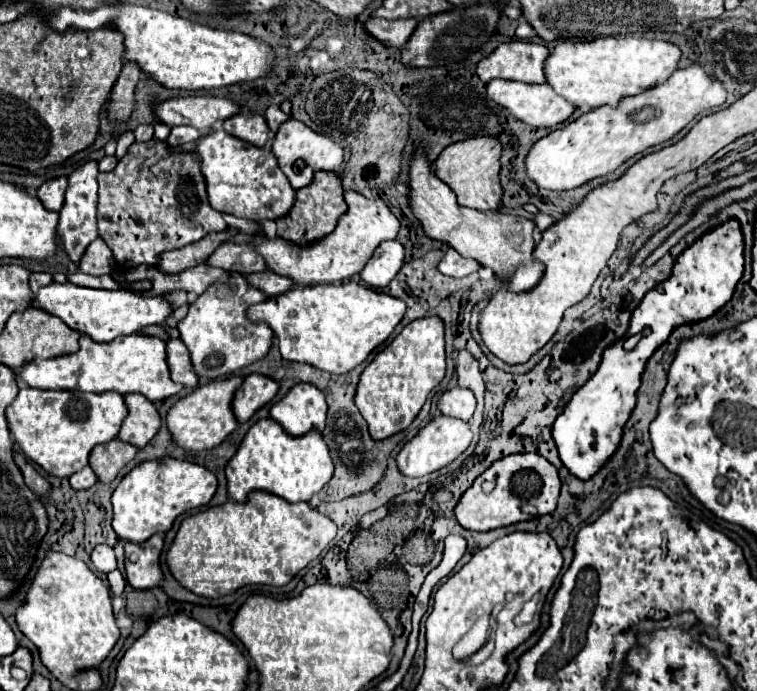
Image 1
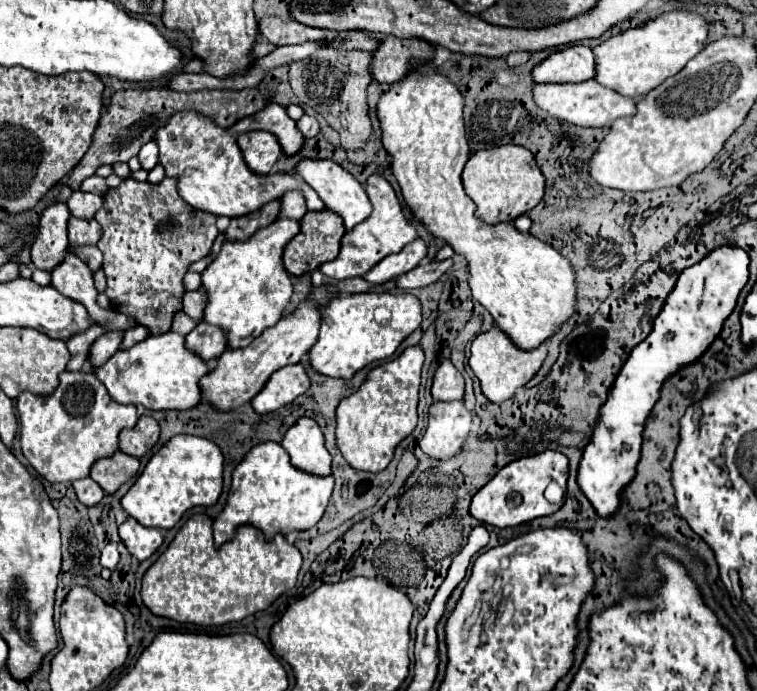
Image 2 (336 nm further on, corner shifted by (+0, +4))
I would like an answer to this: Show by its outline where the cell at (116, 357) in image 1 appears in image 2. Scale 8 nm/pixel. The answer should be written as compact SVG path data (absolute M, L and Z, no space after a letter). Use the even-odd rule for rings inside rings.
M179 333L149 335L127 351L117 351L103 367L93 369L101 383L105 383L109 395L117 403L143 405L151 411L165 409L193 409L201 403L199 379L209 373L205 361L185 347L185 337Z

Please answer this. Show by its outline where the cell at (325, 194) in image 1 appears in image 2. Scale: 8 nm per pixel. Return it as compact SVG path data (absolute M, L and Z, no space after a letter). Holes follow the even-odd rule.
M309 211L303 219L301 219L301 233L295 235L285 251L283 251L283 265L285 265L285 271L289 275L305 275L305 273L311 273L315 269L319 269L323 263L327 261L333 261L337 259L339 255L339 249L341 249L341 237L345 235L345 227L343 227L343 221L339 219L339 215L331 213L331 211L321 211L321 213L313 213Z

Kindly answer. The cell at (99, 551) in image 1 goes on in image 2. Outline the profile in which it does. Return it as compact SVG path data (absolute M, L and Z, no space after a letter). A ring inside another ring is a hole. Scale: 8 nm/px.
M107 543L101 551L101 565L107 569L115 569L115 565L119 563L119 551L117 551L117 543Z

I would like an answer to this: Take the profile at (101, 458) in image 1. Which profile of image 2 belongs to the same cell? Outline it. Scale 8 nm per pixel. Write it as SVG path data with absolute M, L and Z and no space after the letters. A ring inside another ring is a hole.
M117 451L113 457L101 459L91 469L91 479L101 485L107 495L113 495L125 481L135 477L139 471L139 459Z

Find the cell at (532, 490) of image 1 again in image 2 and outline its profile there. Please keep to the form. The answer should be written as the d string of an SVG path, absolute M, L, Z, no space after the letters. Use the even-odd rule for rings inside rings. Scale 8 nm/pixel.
M543 451L537 455L517 459L509 465L505 465L501 471L497 471L497 475L475 493L475 497L471 501L471 515L475 519L479 519L481 523L495 525L501 529L533 521L539 515L543 515L543 517L551 515L561 507L561 503L549 503L543 497L543 491L545 491L547 483L551 483L551 481L559 483L565 489L567 477L569 477L569 459L559 451Z

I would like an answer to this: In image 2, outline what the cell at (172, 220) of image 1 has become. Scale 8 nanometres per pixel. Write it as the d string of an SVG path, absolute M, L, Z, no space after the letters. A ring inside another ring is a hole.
M165 177L159 185L151 185L149 181L125 179L117 189L107 191L105 203L97 211L95 219L103 229L97 247L103 253L103 271L107 277L105 295L109 297L111 307L127 317L133 317L137 325L147 327L149 335L167 333L171 329L173 315L183 309L183 277L189 265L211 251L211 245L219 233L215 227L215 215L195 211L189 203L183 203L177 193L175 179Z

